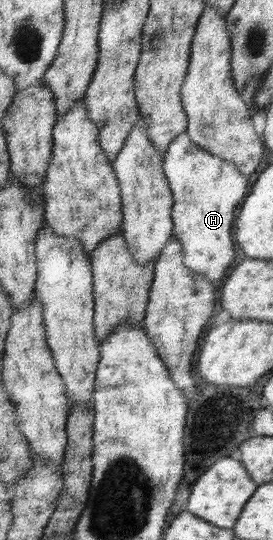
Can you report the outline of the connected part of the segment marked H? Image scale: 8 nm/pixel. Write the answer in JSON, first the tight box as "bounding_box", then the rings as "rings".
{"bounding_box":[164,132,250,284],"rings":[[[187,132],[176,137],[164,155],[164,171],[168,177],[175,205],[174,235],[183,244],[187,267],[218,284],[234,262],[234,216],[245,200],[250,180],[242,171],[223,158],[218,158],[192,142]]]}

